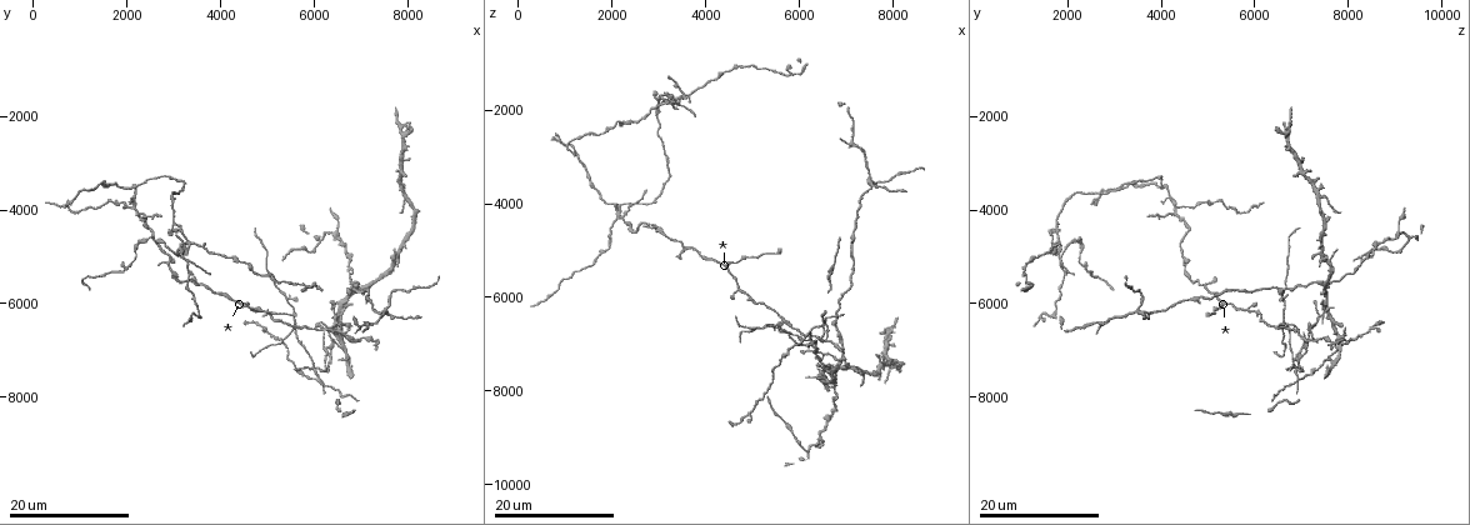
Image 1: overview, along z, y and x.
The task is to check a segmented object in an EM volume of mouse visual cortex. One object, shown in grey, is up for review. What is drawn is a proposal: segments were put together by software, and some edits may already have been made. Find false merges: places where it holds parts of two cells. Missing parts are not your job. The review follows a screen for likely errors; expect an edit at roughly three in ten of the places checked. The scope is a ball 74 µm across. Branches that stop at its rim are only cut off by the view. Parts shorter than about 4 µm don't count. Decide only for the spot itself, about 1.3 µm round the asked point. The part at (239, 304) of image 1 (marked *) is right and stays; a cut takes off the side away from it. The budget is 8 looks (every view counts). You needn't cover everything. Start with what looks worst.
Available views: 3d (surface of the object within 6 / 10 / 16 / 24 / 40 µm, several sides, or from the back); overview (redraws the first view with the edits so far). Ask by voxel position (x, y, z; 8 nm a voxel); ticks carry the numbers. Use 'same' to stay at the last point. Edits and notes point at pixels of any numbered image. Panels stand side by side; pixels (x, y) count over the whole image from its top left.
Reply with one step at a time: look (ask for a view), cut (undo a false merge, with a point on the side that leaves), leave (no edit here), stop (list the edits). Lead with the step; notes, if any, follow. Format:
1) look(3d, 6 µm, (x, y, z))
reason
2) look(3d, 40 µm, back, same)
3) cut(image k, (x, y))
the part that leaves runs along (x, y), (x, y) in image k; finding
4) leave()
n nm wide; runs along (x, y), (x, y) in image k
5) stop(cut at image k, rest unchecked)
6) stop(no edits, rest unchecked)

look(3d, 24 µm, (6300, 6650, 7200))

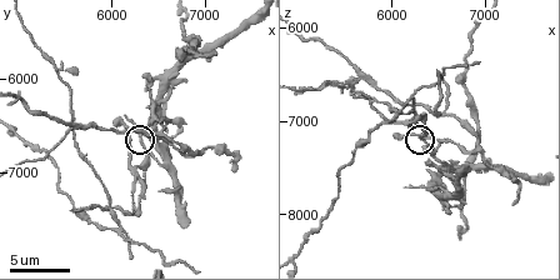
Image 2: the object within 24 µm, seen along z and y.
look(3d, 6 µm, (6300, 6650, 7150))

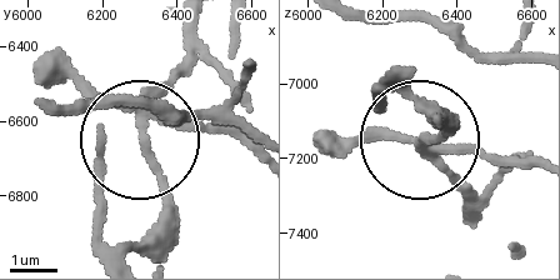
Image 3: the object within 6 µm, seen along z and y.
leave()
170 nm wide; runs along (533, 165), (425, 141), (449, 130) in image 3; all the same cell

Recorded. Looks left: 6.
look(3d, 10 µm, (6050, 7650, 6900))
two arms at a narrow angle

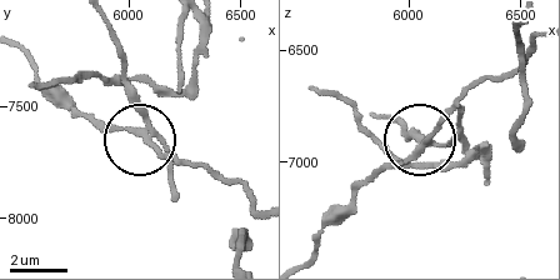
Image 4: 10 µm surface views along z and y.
cut(image 4, (445, 113))
side arm 24 µm; the part that leaves runs along (426, 146), (379, 168), (311, 254) in image 4; a second cell is stuck on

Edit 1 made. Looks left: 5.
look(3d, 16 µm, (3250, 5000, 1850))
side arm on a straight run

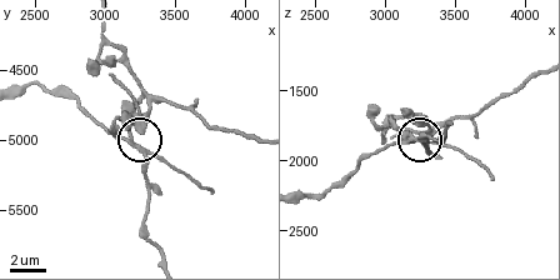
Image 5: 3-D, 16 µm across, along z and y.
look(3d, 10 µm, (3180, 5020, 1840))
closer look

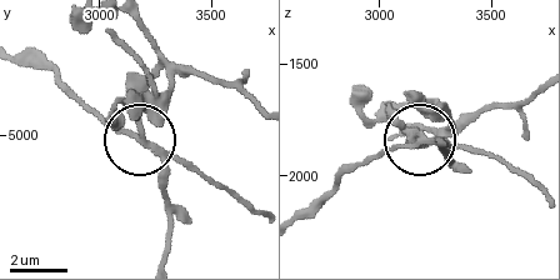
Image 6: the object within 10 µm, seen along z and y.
cut(image 6, (191, 161))
3 arms; the part that leaves runs along (151, 146), (110, 129), (53, 74), (24, 63) in image 6; two cells meet here

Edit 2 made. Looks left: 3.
look(3d, 16 µm, (7550, 6150, 3500))
a fork

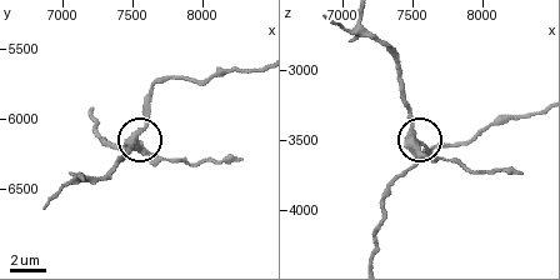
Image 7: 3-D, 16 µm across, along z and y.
look(3d, 10 µm, (7500, 6160, 3480))

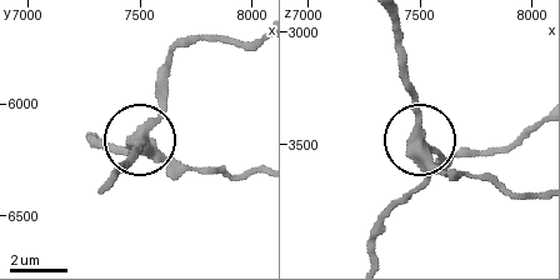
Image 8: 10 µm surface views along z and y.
leave()
330 nm wide; continuous, no second cell

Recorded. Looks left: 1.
stop(cut at image 4, cut at image 6, rest unchecked)

